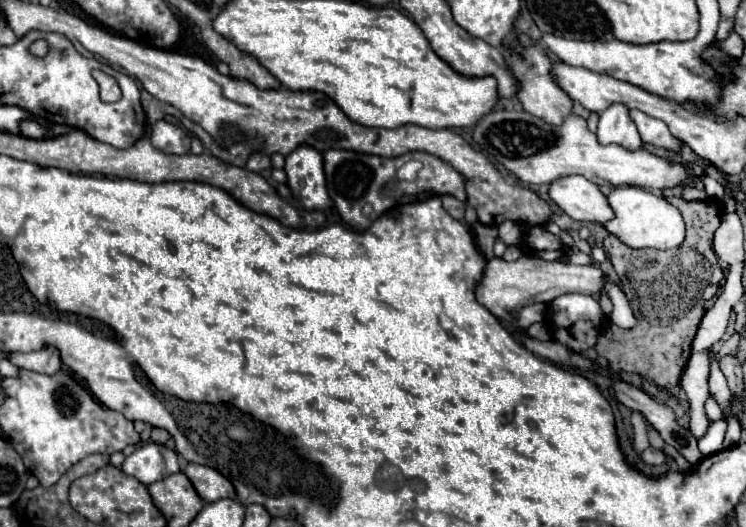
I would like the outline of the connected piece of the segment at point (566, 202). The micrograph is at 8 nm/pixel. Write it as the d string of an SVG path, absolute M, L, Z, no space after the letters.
M581 175L553 181L549 187L549 197L577 221L607 223L615 217L601 189Z

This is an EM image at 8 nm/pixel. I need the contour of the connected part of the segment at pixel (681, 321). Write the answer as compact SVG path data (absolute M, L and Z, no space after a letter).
M675 197L669 201L677 205L681 215L685 217L685 225L687 225L685 243L689 243L689 247L683 245L679 249L665 251L665 253L661 251L649 251L649 253L637 251L635 253L637 259L655 259L655 263L649 269L631 267L631 273L623 283L625 295L635 309L637 325L633 329L619 329L611 325L611 321L607 321L607 331L603 331L603 335L599 337L595 345L599 357L607 359L611 369L621 369L625 373L639 373L645 379L655 381L659 387L673 387L679 383L681 369L687 365L691 357L691 341L697 333L699 321L705 315L705 301L715 295L715 291L719 289L719 281L723 279L723 269L719 267L715 253L713 253L713 233L719 227L719 205L715 201L713 203L695 203L695 201L689 203L685 199L675 199Z

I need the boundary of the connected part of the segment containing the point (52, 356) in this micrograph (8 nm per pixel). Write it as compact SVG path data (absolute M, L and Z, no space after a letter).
M51 345L43 347L41 351L31 351L31 353L7 353L7 359L23 369L37 371L37 373L57 373L61 369L61 357L59 351Z

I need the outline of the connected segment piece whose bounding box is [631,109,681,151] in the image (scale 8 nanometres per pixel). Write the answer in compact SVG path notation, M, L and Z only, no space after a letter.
M631 109L631 119L635 121L643 143L651 143L651 145L657 145L657 147L663 147L663 149L669 149L669 151L679 151L681 149L681 141L677 141L669 133L669 129L663 121L655 119L655 117L649 117L639 109Z

